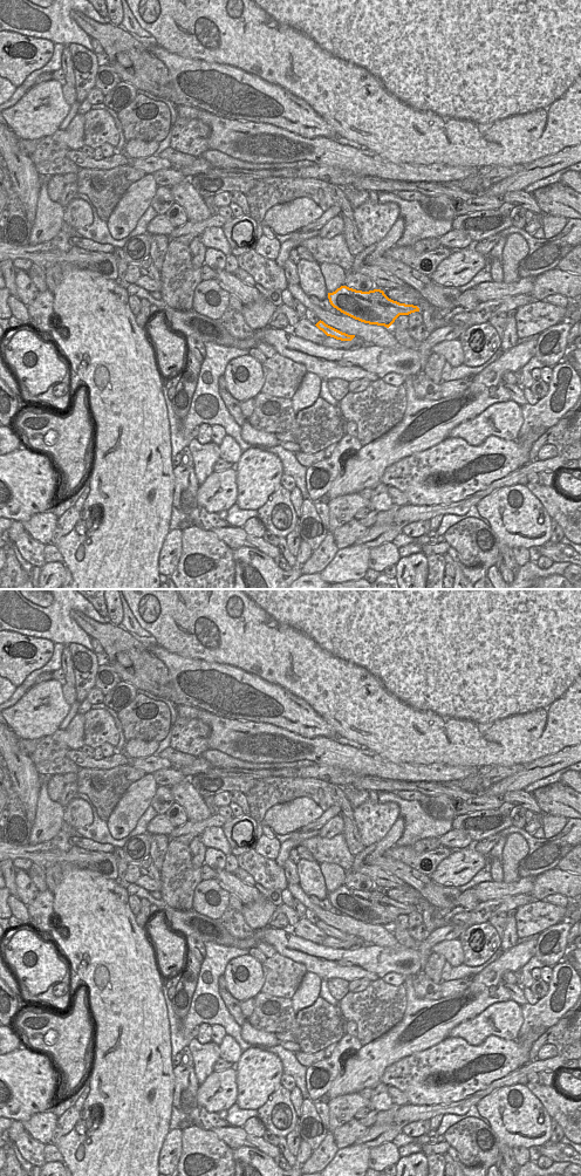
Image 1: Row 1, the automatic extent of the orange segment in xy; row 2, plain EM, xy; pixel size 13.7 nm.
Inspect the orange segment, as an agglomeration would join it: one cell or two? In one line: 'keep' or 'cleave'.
cleave

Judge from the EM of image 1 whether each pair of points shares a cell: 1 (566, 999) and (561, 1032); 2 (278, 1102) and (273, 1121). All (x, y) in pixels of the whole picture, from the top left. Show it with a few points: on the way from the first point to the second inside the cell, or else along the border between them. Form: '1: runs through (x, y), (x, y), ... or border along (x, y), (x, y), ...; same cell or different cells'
1: border along (568, 1010), (548, 1028); different cells
2: runs through (275, 1107), (275, 1116); same cell

